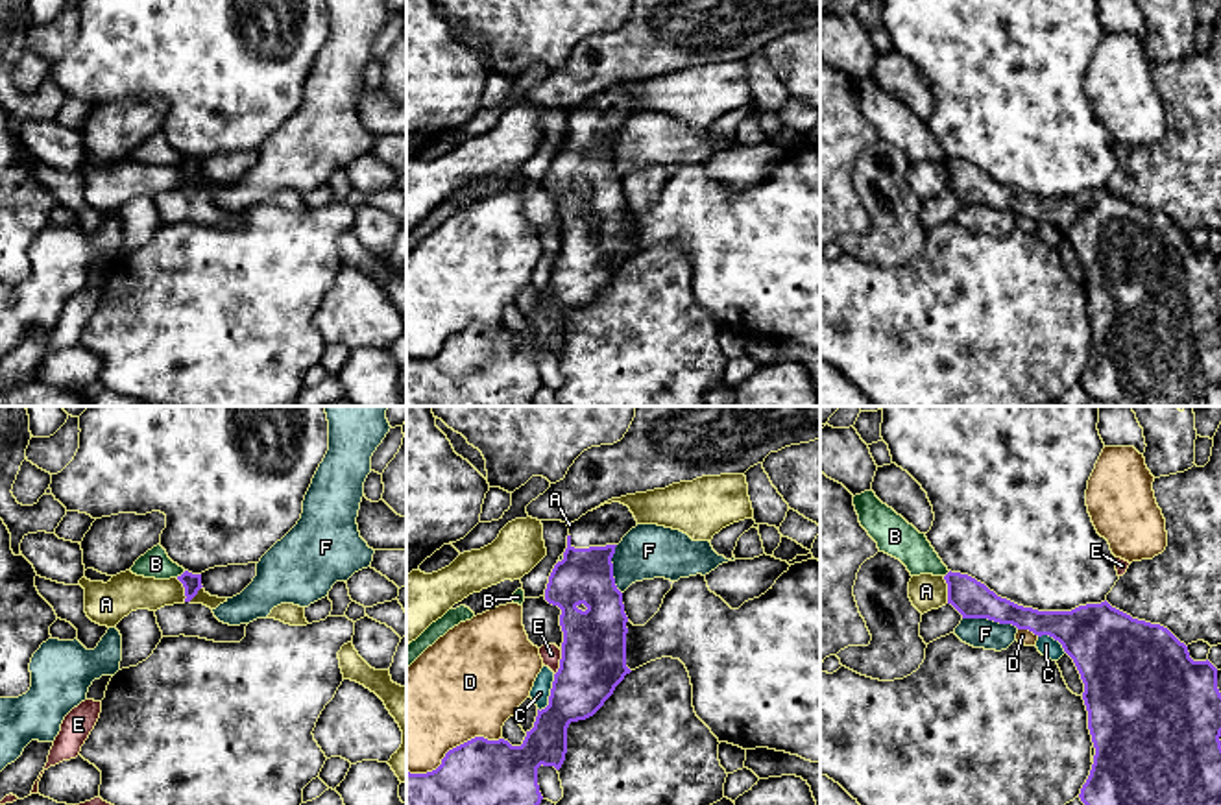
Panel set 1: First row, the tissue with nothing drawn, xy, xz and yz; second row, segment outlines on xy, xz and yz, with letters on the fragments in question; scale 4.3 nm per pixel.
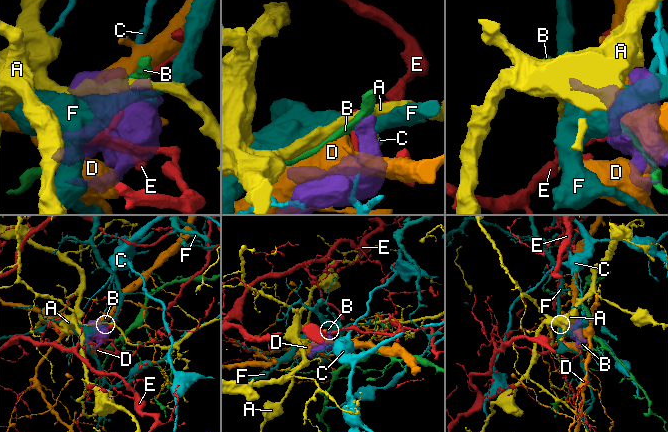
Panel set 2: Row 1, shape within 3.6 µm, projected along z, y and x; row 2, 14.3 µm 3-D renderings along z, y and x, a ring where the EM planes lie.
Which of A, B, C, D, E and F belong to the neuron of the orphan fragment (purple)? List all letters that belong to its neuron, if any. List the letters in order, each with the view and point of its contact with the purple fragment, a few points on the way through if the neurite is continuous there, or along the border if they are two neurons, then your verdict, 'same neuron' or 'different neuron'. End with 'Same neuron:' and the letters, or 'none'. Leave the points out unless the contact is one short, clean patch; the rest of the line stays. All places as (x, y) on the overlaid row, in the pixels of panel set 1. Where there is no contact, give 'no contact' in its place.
A: meets purple in yz at (948, 589); border along yz (942, 576), (948, 588), (948, 602); different neuron
B: meets purple in xy at (181, 575); border along xy (185, 571), (176, 576); different neuron
C: meets purple in xz at (551, 693); different neuron
D: meets purple in xz at (453, 748); different neuron
E: meets purple in xz at (560, 663); different neuron
F: meets purple in yz at (991, 619); border along yz (963, 617), (987, 617), (1018, 628); different neuron
Same neuron: none

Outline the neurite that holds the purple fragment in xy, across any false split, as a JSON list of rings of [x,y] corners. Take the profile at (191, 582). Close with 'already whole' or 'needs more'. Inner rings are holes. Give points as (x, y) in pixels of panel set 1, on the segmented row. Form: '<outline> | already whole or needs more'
[[[185,571],[177,580],[185,587],[185,602],[164,606],[155,611],[163,637],[199,637],[214,643],[240,643],[246,637],[246,626],[229,626],[220,622],[212,609],[203,604],[192,604],[201,585],[201,574]]] | needs more

